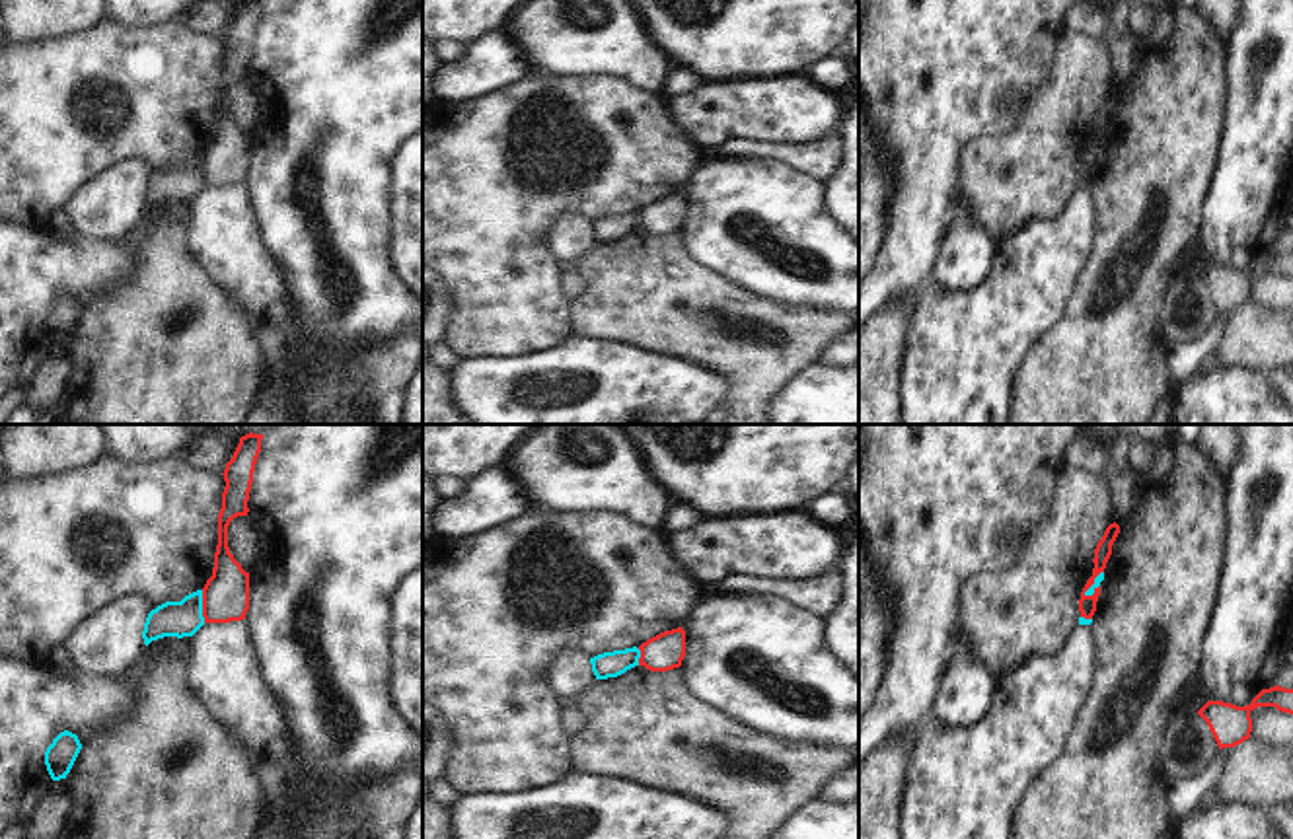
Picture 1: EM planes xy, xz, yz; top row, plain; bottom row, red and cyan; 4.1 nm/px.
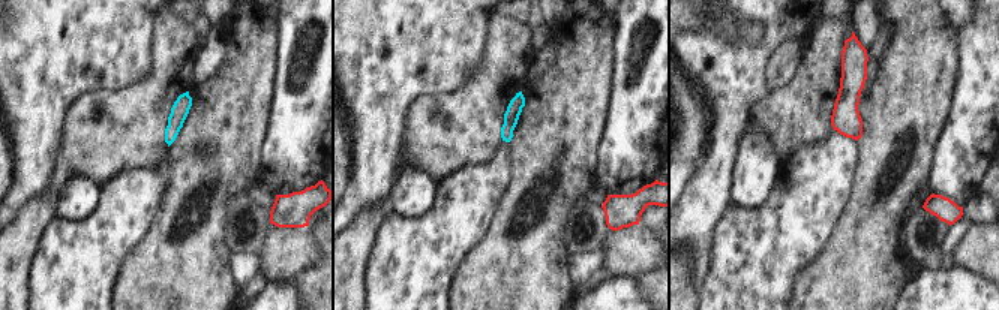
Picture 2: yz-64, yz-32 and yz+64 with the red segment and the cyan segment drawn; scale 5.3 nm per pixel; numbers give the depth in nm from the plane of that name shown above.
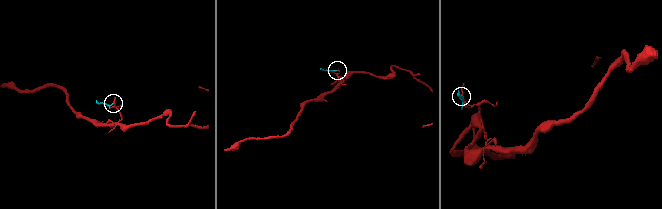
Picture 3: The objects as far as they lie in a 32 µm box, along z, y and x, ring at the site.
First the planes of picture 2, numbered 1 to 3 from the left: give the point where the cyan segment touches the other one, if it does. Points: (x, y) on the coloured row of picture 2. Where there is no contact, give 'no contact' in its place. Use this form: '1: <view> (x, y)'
1: no contact
2: no contact
3: no contact

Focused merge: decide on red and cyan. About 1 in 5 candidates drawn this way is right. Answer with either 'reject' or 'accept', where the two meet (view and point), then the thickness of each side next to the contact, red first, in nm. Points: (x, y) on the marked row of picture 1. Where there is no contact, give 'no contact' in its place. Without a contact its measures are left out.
reject; meets red in xy at (203, 606); 190 nm thick on the red side, 150 nm on the other

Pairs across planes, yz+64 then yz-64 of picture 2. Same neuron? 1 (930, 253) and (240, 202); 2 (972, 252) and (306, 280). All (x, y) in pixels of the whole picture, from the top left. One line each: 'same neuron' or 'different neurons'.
1: same neuron
2: different neurons

